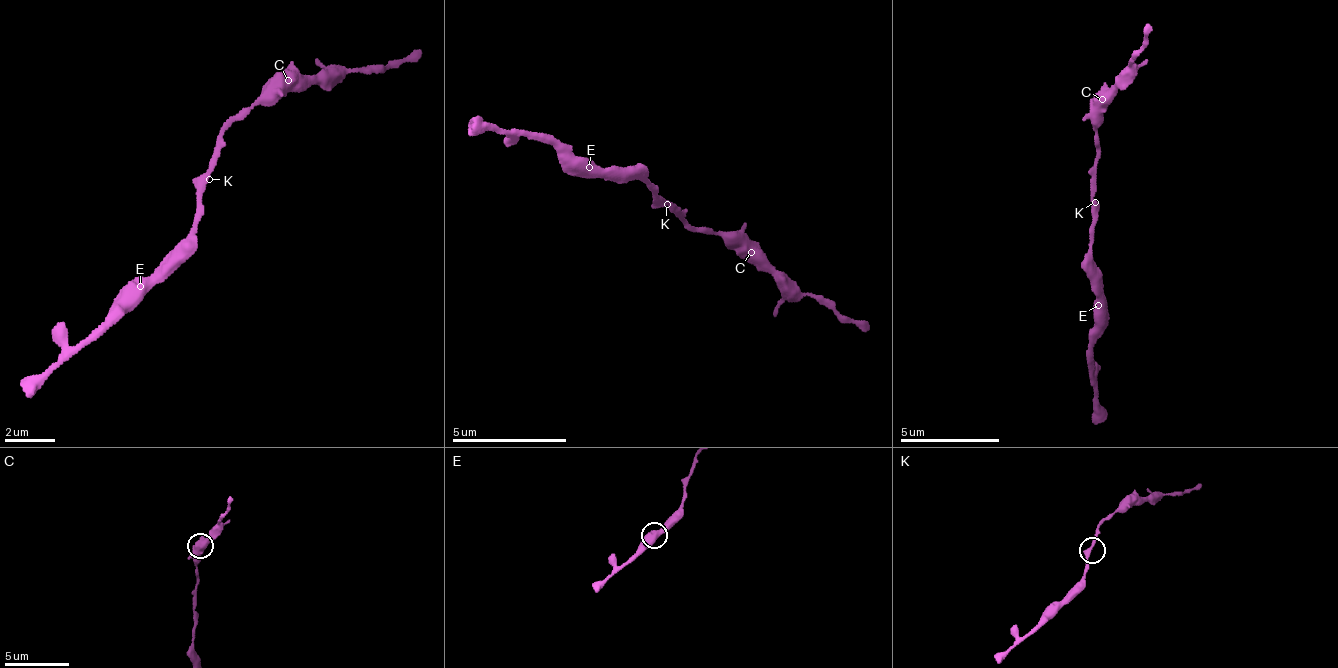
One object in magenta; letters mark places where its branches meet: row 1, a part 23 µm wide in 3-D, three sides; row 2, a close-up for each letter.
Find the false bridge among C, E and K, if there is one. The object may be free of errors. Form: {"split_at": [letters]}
{"split_at": []}

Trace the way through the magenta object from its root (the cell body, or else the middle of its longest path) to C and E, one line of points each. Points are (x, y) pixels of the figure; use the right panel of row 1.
C: (1091, 199), (1093, 161), (1098, 154), (1092, 114), (1101, 101)
E: (1091, 199), (1091, 248), (1098, 305)

